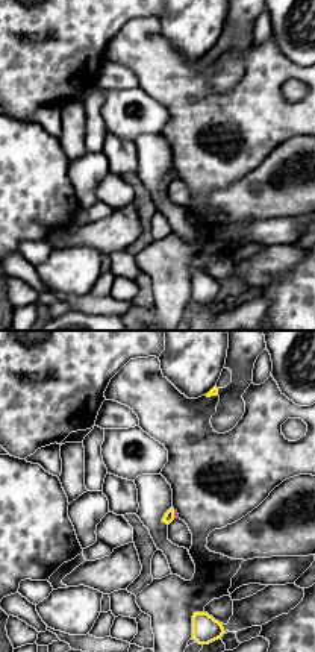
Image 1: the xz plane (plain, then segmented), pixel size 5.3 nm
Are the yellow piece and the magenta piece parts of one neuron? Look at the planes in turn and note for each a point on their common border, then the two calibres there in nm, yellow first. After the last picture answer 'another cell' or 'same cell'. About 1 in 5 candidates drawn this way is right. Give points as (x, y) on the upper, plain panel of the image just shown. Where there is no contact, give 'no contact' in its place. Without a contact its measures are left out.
meets yellow at (173, 175); 60 nm thick on the yellow side, 30 nm on the other

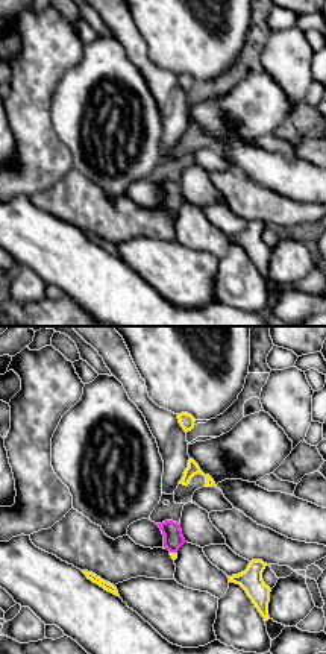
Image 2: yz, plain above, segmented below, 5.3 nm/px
meets yellow at (173, 213); 30 nm thick on the yellow side, 110 nm on the other

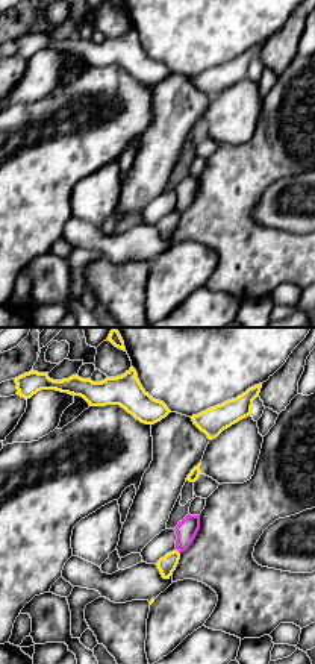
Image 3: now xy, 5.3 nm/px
meets yellow at (177, 212); 90 nm thick on the yellow side, 120 nm on the other

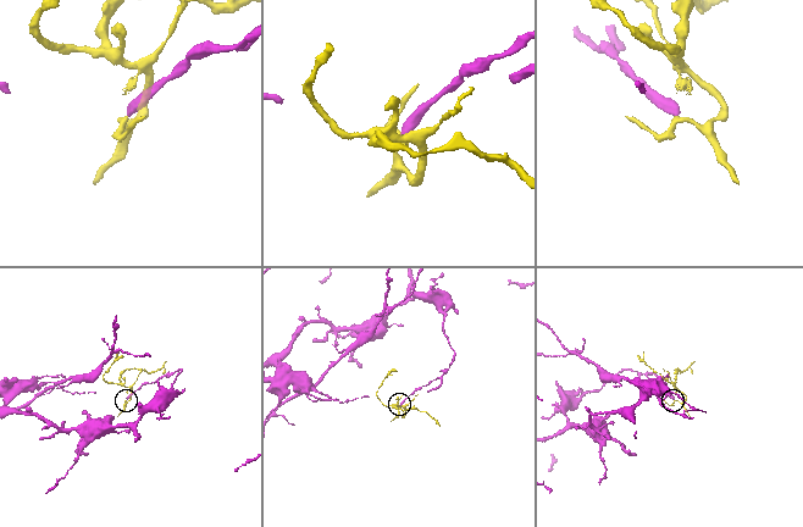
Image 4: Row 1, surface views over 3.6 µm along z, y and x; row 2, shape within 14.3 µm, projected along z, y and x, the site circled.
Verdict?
another cell

